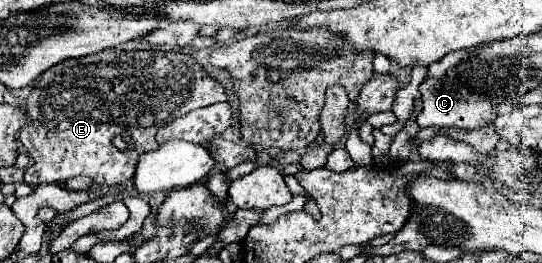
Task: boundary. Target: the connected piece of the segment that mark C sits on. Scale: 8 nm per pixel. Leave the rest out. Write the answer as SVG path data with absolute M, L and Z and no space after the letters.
M454 75L442 79L426 79L420 85L420 93L424 99L424 111L418 115L420 127L460 127L460 129L476 129L494 121L494 105L486 97L474 97L466 85Z

